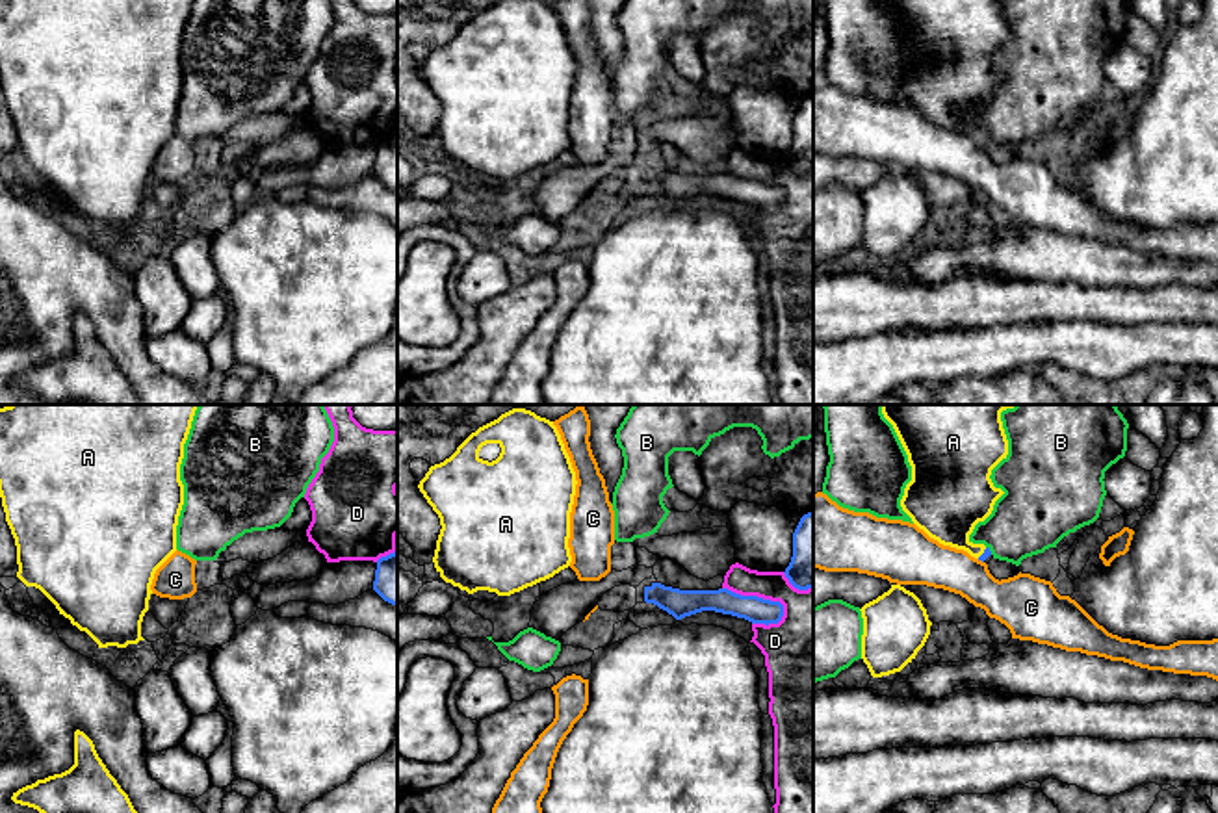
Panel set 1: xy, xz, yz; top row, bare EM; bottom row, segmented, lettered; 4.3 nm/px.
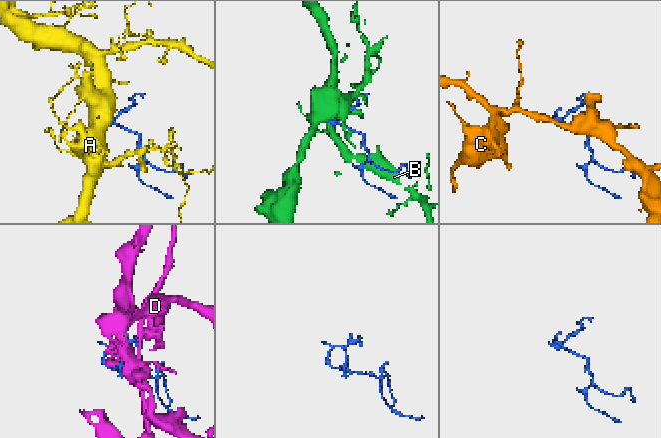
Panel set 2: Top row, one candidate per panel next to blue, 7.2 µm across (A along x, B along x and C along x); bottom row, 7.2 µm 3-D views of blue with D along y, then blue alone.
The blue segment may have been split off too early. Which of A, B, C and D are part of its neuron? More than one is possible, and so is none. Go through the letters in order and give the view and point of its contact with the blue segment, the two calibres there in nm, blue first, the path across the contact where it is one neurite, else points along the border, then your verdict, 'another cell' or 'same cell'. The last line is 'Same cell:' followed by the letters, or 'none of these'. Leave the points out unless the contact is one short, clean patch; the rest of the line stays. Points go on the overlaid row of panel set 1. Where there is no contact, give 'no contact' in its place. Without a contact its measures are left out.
A: meets blue in yz at (983, 554); 40 nm thick on the blue side, 280 nm on the other; runs through yz (986, 554), (983, 554), (953, 529), (947, 509); same cell
B: meets blue in yz at (988, 550); 40 nm thick on the blue side, 320 nm on the other; another cell
C: meets blue in yz at (981, 559); 40 nm thick on the blue side, 240 nm on the other; border along yz (977, 559), (983, 563); another cell
D: meets blue in xz at (756, 596); 120 nm thick on the blue side, 240 nm on the other; another cell
Same cell: A

